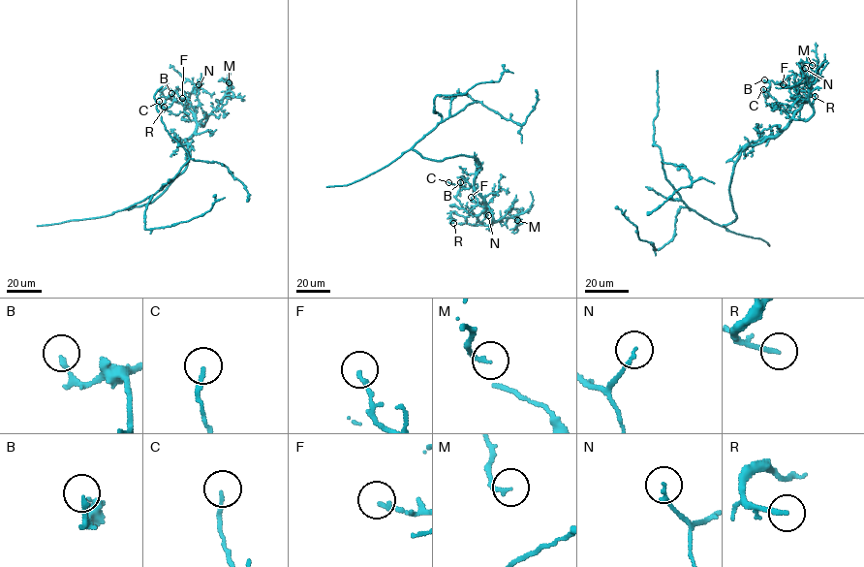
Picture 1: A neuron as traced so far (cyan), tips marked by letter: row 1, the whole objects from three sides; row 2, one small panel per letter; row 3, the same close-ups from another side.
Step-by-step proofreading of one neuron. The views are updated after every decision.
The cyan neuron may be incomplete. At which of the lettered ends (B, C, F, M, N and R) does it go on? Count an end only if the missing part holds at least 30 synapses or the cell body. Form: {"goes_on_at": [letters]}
{"goes_on_at": []}

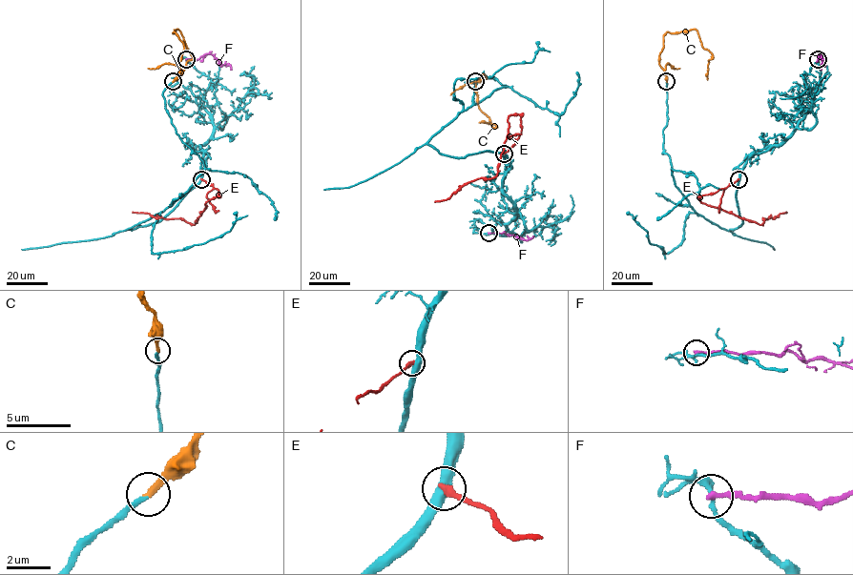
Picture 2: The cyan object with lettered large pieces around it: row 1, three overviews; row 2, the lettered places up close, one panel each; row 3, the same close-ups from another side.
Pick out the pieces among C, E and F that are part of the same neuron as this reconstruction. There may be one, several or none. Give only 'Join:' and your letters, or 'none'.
Join: C

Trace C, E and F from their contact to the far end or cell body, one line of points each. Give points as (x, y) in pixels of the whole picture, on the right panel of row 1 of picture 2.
C: (667, 81), (658, 63), (663, 35), (667, 31), (695, 29), (702, 47), (712, 54), (707, 79)
E: (738, 179), (699, 199), (760, 224), (762, 218), (786, 213)
F: (818, 59), (820, 53), (824, 65), (821, 69)

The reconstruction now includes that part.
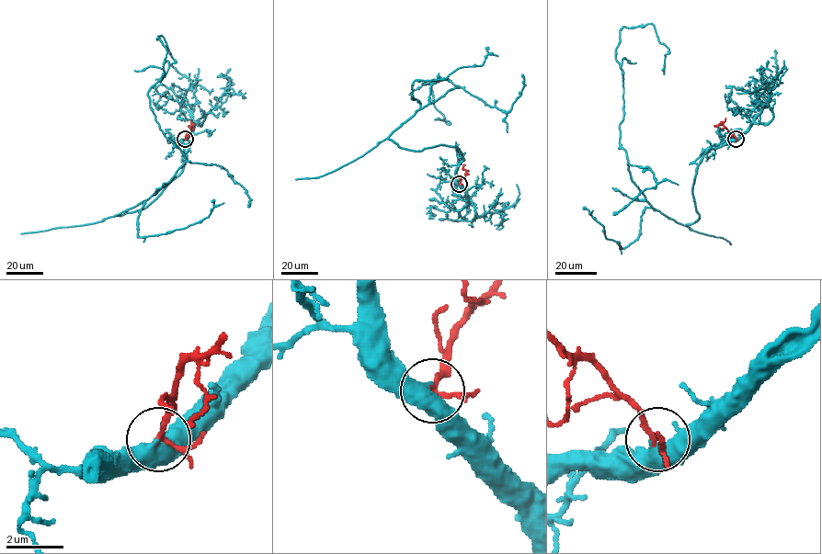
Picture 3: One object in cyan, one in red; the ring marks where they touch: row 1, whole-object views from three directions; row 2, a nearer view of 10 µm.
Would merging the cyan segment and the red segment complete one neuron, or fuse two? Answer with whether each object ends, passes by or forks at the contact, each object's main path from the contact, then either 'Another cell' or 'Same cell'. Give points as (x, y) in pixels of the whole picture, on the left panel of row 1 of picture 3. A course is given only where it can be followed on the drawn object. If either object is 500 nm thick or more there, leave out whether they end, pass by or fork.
At the ring cyan forks. At the ring red forks. Course of cyan: (185, 139), (182, 171), (113, 216), (185, 161), (147, 95), (162, 35), (176, 62), (160, 81). Course of red: (185, 139), (193, 127), (188, 126), (190, 128). Same cell

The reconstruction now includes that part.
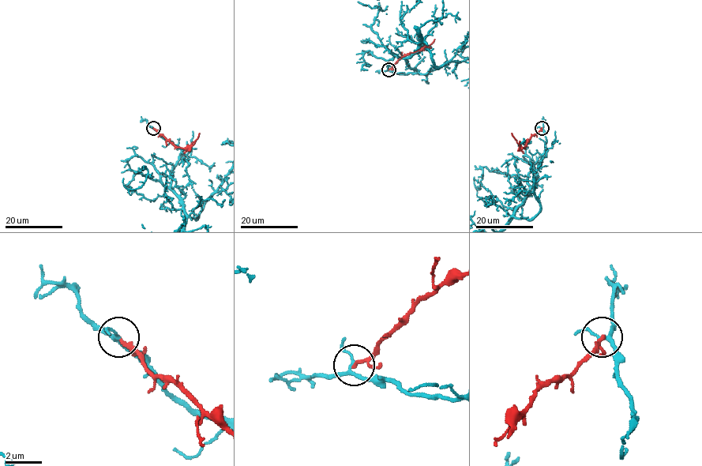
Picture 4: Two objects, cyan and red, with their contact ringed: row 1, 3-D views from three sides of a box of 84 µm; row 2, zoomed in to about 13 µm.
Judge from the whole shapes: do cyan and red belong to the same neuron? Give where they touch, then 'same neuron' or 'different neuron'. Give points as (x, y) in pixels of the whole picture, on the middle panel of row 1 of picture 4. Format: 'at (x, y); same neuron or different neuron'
at (388, 69); different neuron

